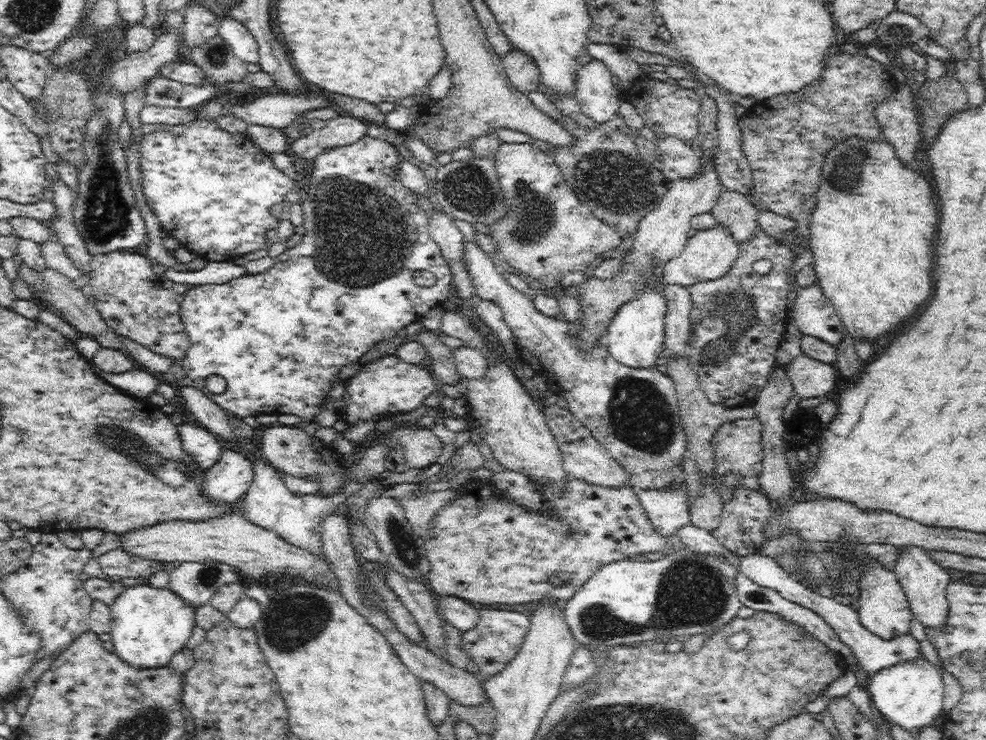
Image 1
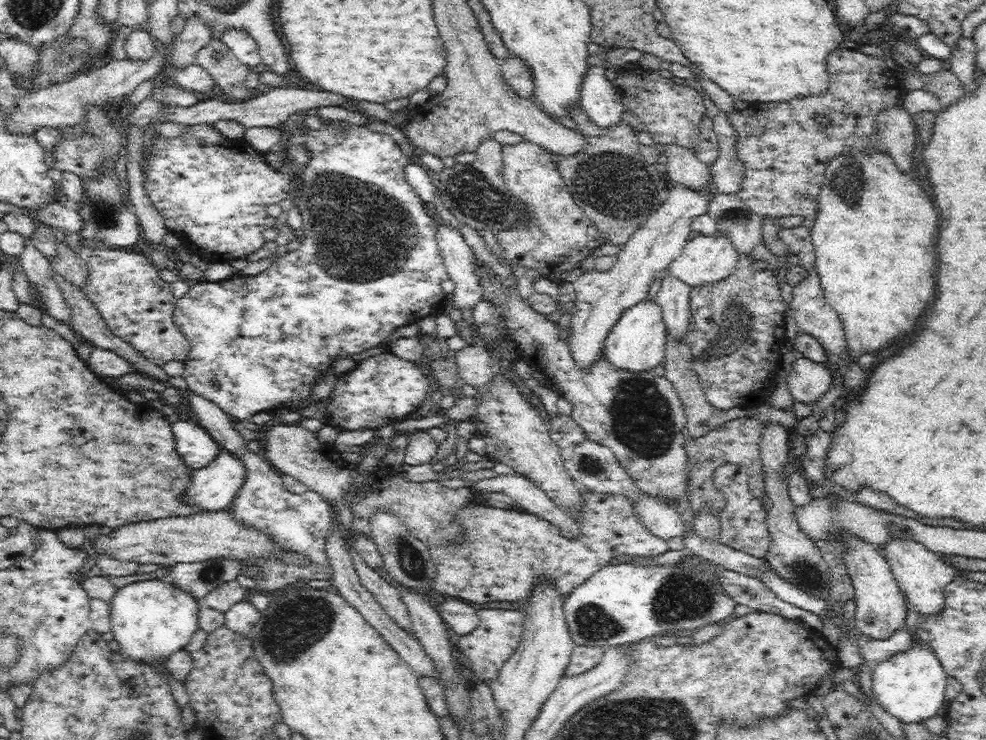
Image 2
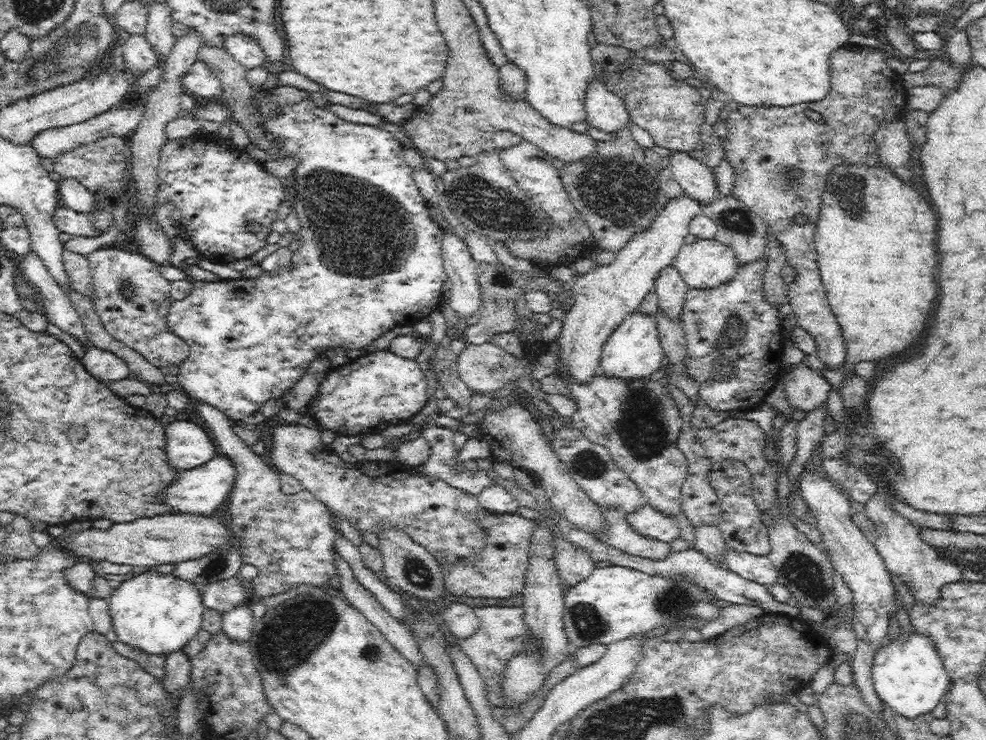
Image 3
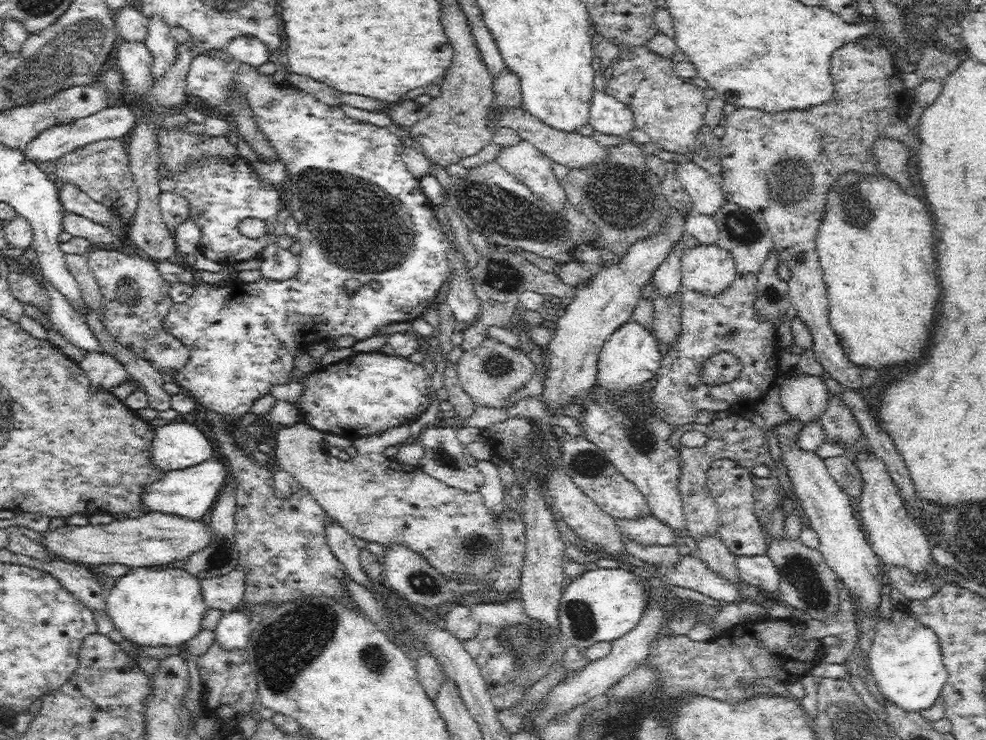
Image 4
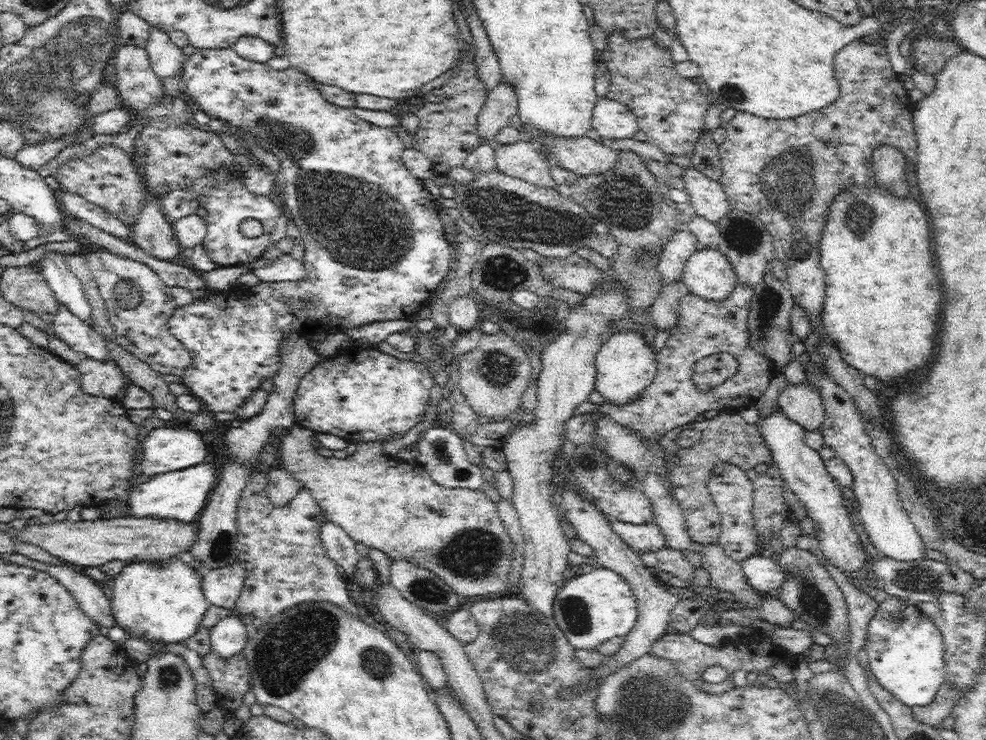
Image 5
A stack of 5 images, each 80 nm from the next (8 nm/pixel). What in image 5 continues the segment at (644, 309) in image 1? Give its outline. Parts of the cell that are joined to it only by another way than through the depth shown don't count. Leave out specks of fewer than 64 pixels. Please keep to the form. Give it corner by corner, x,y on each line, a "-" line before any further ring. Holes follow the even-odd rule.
634,331
614,333
601,347
596,356
595,389
614,405
625,405
640,396
654,380
657,372
656,351
644,341
643,333

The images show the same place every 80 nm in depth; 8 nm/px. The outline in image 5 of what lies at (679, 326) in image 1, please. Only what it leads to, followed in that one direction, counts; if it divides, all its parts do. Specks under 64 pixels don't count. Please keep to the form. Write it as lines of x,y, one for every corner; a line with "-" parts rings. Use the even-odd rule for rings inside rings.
681,226
670,237
658,256
657,269
663,284
672,284
680,280
684,265
689,256
696,252
697,238
687,229

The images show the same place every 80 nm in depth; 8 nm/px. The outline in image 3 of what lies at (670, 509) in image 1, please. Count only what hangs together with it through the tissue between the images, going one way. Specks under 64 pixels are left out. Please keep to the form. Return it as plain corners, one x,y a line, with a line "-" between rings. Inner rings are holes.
645,502
638,510
627,514
627,520
640,535
650,539
670,543
680,536
680,528
676,517
670,517
656,511

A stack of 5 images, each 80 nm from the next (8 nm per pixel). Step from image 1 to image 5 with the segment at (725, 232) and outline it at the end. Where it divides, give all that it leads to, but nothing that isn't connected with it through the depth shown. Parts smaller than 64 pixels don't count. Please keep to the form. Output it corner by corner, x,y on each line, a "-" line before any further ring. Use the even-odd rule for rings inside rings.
696,249
686,261
681,279
690,293
716,302
726,300
737,285
732,263
719,249

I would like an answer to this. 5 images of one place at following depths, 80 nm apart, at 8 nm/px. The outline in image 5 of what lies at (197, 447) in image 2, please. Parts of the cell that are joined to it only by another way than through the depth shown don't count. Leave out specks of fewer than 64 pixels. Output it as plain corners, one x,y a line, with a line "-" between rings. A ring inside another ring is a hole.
158,427
146,433
142,443
142,461
138,463
137,472
143,478
182,470
206,458
204,440
188,428

